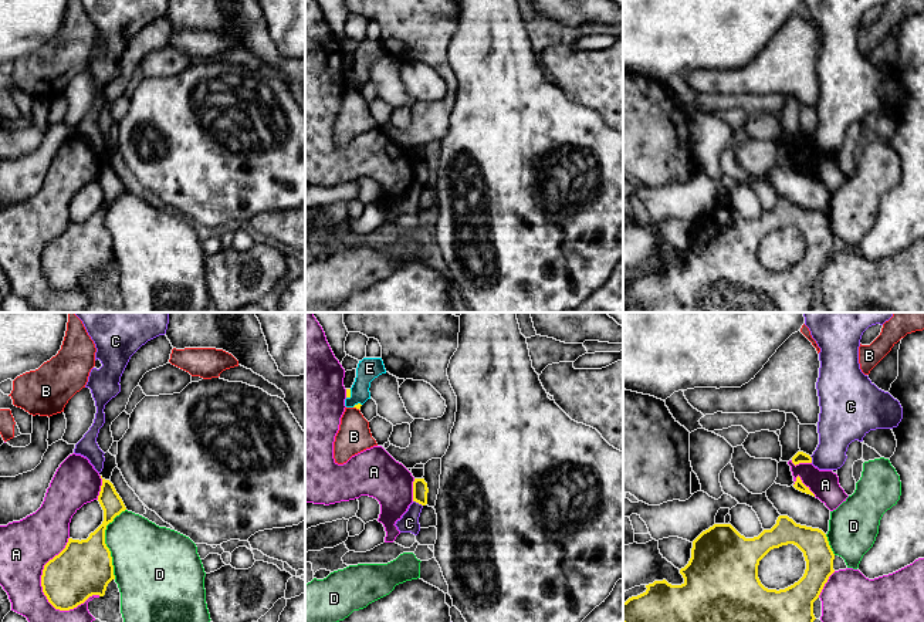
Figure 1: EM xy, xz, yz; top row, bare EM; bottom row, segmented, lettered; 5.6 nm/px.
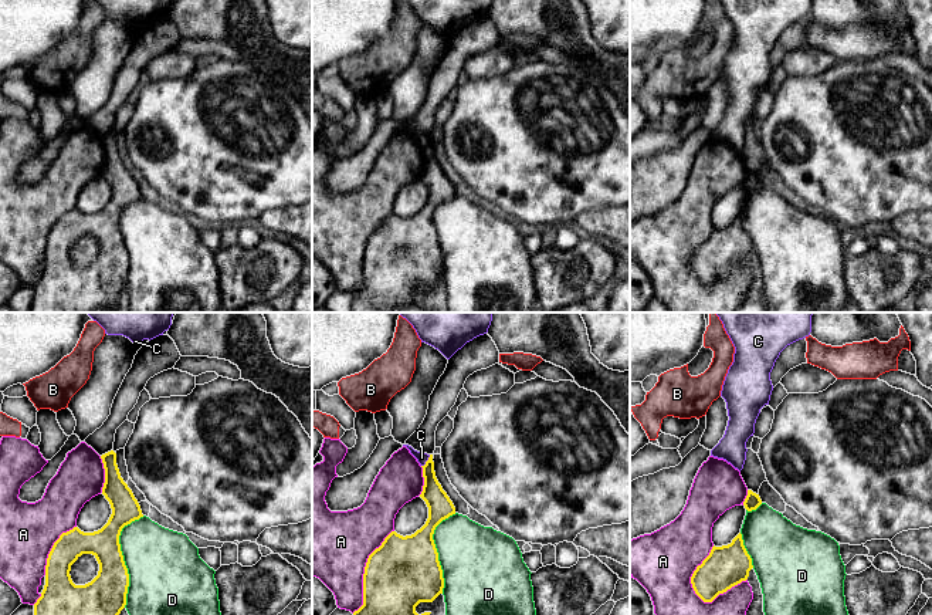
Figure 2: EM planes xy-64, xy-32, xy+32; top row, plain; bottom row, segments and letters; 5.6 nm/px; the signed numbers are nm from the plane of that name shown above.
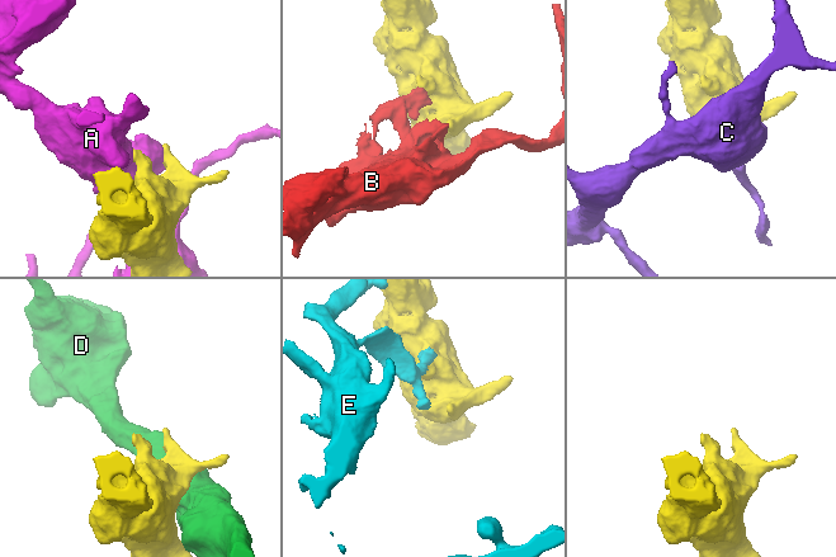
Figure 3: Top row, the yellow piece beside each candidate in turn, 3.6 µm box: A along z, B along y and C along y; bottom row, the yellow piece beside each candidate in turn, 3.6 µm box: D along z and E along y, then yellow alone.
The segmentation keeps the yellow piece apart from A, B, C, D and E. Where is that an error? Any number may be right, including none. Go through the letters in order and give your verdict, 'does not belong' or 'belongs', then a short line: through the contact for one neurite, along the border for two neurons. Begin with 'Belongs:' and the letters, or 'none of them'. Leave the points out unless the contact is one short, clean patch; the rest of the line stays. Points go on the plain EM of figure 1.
Belongs: none of them
A: does not belong
B: does not belong
C: does not belong; line xz (413, 182), (422, 188)
D: does not belong
E: does not belong

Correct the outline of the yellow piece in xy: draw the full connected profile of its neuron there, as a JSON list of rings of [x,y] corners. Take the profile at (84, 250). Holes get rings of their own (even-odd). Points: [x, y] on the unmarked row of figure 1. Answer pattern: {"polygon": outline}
{"polygon": [[[105,160],[98,183],[104,192],[102,206],[87,222],[68,220],[65,230],[44,247],[43,274],[55,291],[70,293],[92,277],[104,278],[108,266],[115,261],[105,212],[126,189]]]}

